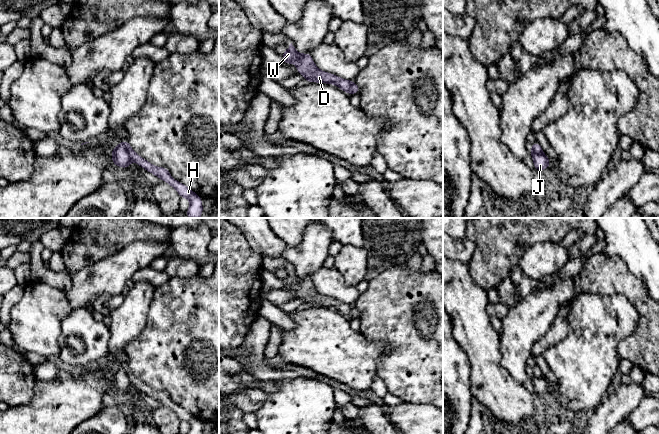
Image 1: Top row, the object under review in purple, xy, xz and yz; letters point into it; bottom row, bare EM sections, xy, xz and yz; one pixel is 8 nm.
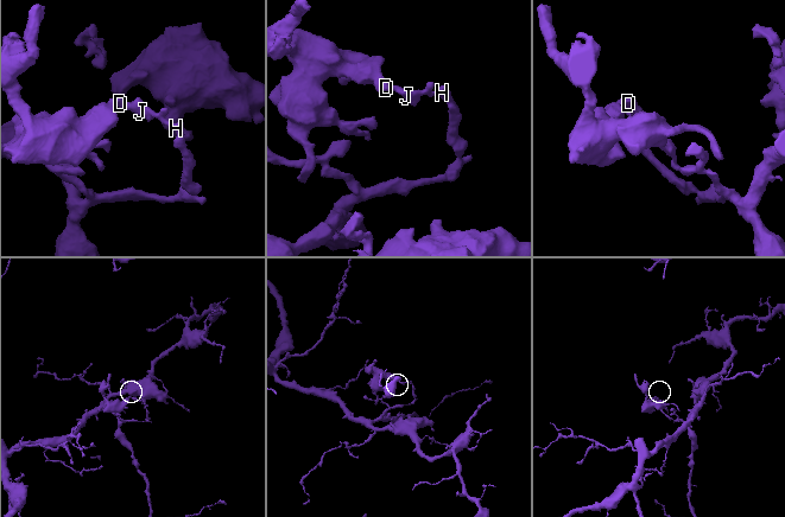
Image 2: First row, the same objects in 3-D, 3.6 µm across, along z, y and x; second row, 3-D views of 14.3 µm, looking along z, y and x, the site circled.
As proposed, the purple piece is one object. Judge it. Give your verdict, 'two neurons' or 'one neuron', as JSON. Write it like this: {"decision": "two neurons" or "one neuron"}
{"decision": "two neurons"}

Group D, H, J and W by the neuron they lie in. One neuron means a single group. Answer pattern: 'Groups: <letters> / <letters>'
Groups: D J W / H

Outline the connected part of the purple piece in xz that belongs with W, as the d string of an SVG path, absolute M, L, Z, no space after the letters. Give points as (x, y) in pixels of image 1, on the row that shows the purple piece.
M292 43L288 49L282 52L283 64L294 63L298 74L305 77L305 82L333 84L348 93L353 81L338 77L332 73L318 69L313 61L311 53L299 54Z

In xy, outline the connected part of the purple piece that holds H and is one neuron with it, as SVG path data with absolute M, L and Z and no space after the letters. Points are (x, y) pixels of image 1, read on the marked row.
M123 140L122 143L125 146L127 152L129 153L131 159L136 164L172 186L178 192L181 198L186 198L190 200L190 206L185 212L189 218L199 218L203 214L203 205L200 195L193 192L189 187L182 184L181 182L176 181L170 175L169 170L166 167L156 167L143 157L137 155L127 140Z

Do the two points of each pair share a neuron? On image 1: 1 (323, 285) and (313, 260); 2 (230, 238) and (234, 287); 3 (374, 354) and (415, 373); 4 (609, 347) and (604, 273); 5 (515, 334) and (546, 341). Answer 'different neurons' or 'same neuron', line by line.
1: different neurons
2: same neuron
3: different neurons
4: different neurons
5: different neurons

